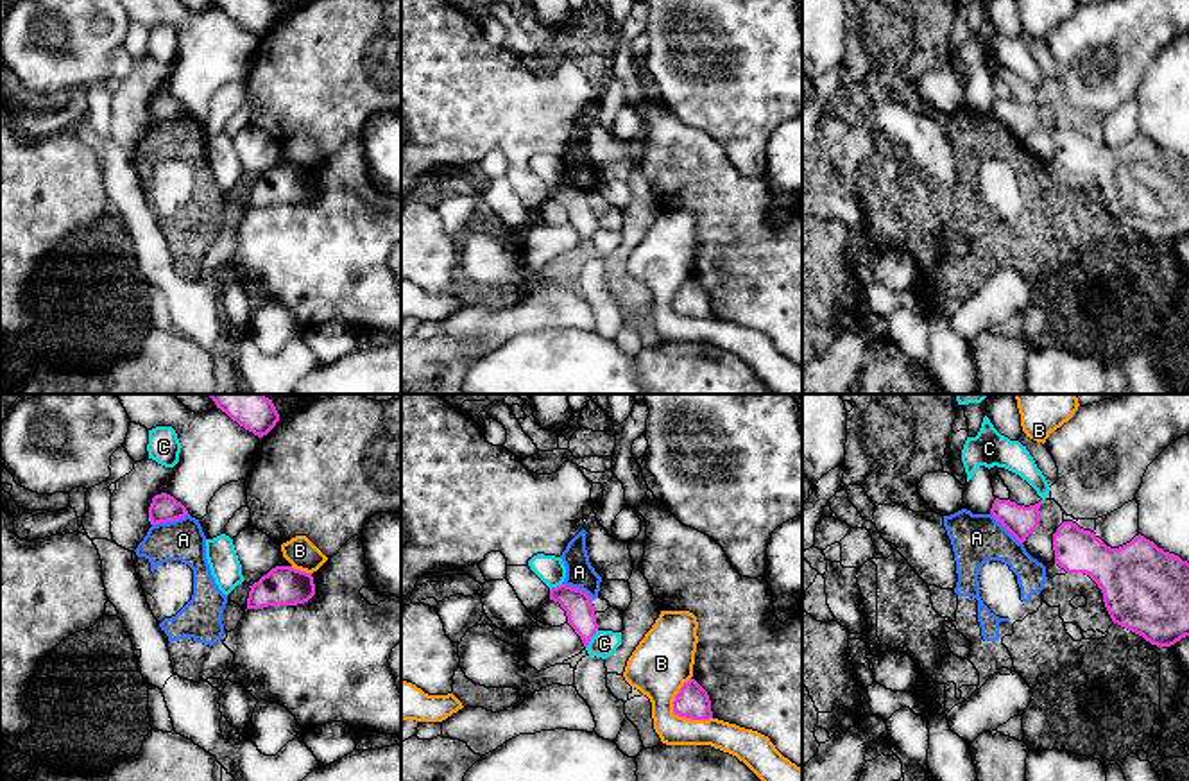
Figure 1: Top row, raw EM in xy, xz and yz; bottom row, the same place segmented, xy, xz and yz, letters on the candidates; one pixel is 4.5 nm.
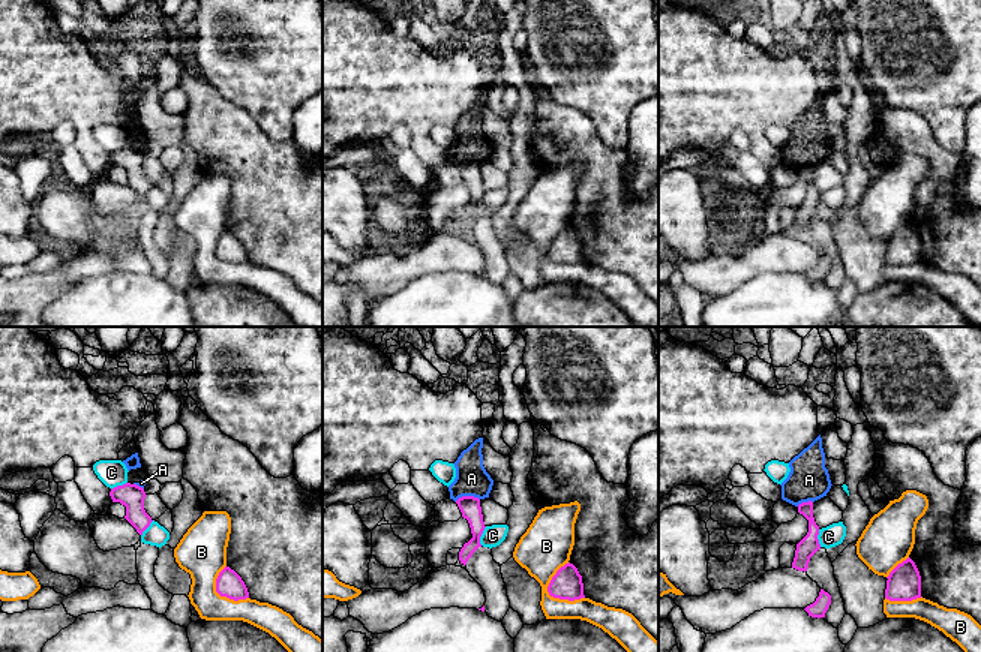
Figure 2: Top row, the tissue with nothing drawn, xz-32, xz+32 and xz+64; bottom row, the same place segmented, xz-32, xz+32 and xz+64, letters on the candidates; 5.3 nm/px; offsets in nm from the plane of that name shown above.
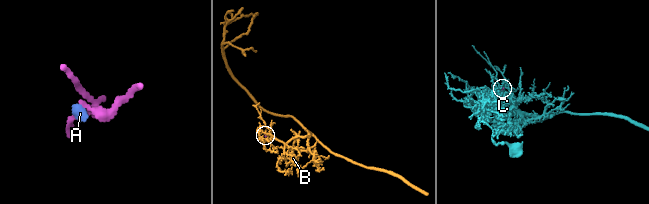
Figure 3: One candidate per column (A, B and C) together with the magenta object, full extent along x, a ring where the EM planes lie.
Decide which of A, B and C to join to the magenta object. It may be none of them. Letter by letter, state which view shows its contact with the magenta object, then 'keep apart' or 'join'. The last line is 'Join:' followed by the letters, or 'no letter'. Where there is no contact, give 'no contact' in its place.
A: meets magenta in xy; keep apart
B: meets magenta in xz; keep apart
C: meets magenta in xz; keep apart
Join: no letter

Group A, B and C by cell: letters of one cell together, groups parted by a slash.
A / B / C

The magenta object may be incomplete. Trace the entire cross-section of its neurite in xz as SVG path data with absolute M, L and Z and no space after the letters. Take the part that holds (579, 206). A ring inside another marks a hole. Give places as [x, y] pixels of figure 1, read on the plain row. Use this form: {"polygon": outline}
{"polygon": "M560 183L550 188L550 199L560 202L566 210L568 222L580 235L584 245L587 245L598 229L593 197L582 188Z"}

